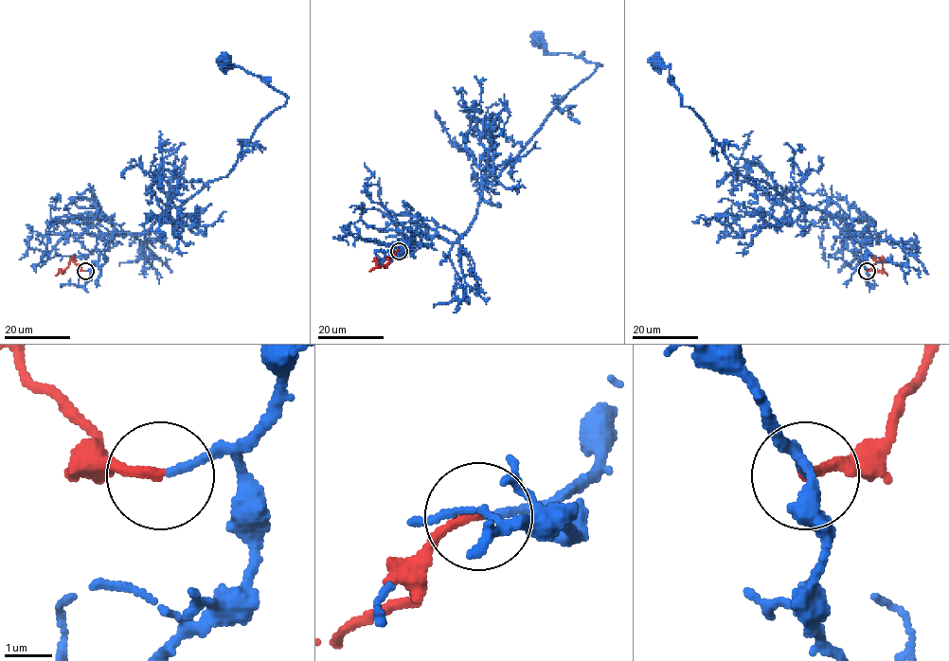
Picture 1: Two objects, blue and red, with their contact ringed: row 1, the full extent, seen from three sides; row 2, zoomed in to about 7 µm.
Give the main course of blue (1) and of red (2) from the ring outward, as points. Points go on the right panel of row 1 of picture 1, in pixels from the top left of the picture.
1: (867, 271), (858, 259), (860, 233), (740, 174), (693, 110), (682, 105), (670, 66), (656, 62)
2: (867, 271), (881, 259), (883, 270), (874, 269), (875, 274)

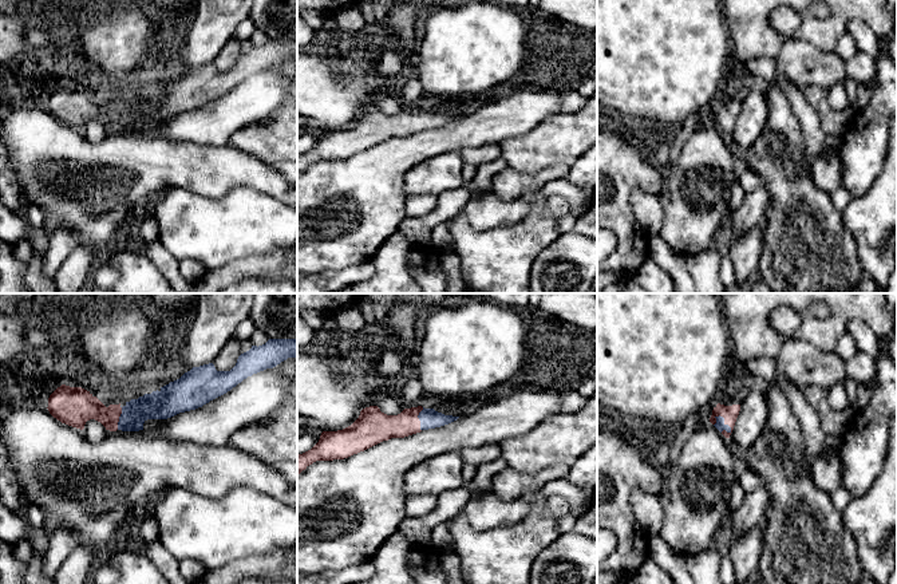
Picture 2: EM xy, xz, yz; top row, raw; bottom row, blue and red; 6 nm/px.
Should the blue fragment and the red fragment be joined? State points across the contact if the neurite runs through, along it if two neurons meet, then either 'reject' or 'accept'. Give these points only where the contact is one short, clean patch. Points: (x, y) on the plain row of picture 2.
runs through yz (719, 125), (723, 122), (730, 113); accept

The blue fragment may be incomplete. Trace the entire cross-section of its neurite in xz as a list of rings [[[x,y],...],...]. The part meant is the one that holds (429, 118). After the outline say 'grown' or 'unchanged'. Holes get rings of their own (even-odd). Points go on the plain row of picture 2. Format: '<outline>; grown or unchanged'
[[[378,106],[365,107],[351,126],[337,131],[323,131],[311,150],[299,154],[297,175],[316,161],[344,159],[383,141],[440,127],[458,118],[422,106],[404,108],[398,115],[387,115]]]; grown

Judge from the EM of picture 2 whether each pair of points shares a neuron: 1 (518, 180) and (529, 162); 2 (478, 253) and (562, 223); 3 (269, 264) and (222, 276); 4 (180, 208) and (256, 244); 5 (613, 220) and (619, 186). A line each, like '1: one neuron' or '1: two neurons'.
1: two neurons
2: two neurons
3: one neuron
4: one neuron
5: one neuron

